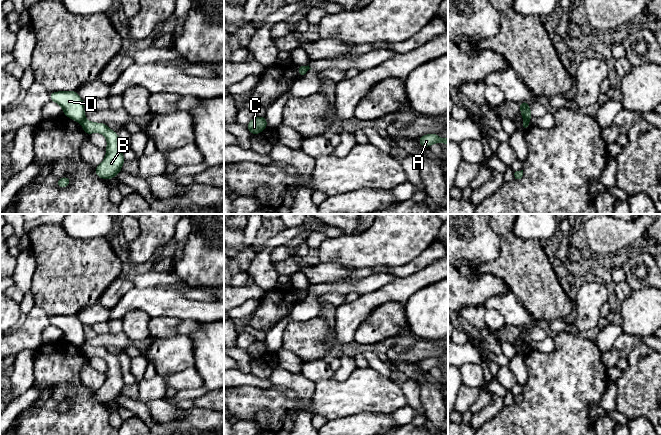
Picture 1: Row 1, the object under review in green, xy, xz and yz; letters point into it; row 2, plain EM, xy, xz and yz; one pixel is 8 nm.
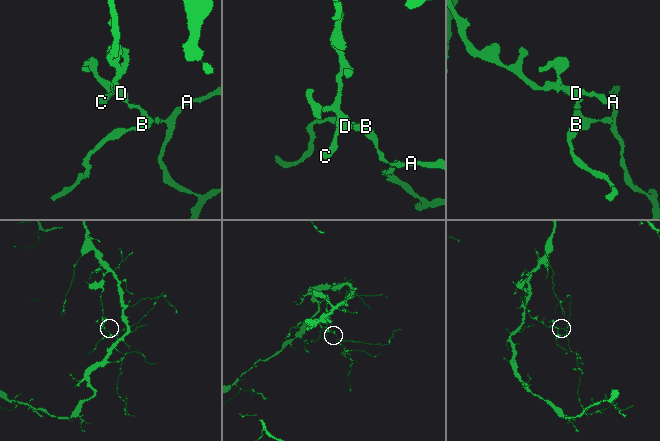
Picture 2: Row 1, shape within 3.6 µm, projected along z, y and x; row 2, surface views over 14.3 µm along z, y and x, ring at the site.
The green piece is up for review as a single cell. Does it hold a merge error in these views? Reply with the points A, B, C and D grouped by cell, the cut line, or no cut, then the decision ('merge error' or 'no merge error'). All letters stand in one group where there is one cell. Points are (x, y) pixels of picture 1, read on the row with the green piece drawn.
A B / C D; cut in xy along (84, 119), (80, 122); merge error

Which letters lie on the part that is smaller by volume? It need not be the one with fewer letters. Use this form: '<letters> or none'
A, B

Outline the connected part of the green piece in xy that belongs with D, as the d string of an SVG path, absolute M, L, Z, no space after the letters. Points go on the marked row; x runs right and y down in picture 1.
M76 91L51 92L50 100L63 108L63 114L79 123L85 120L84 101Z

